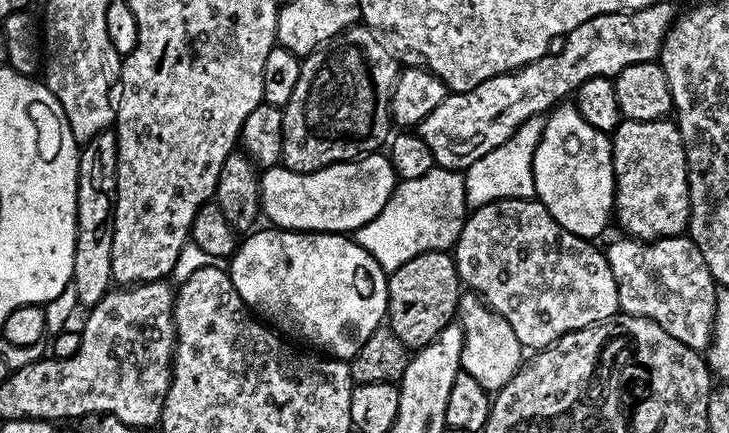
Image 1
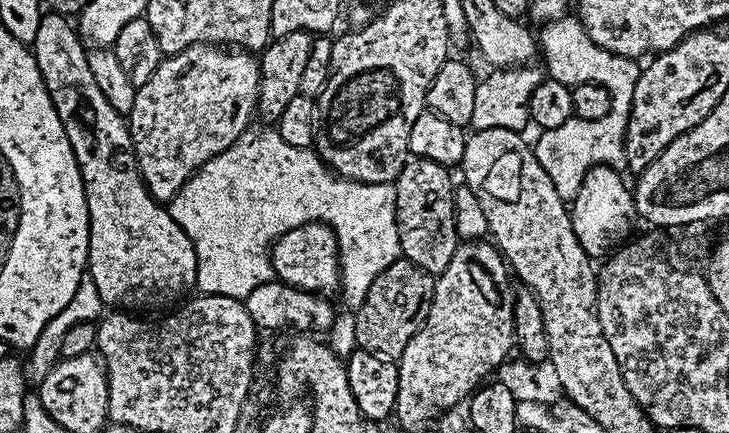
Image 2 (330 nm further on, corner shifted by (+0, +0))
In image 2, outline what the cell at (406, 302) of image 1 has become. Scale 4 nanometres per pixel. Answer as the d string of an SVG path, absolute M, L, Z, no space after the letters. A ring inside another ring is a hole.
M409 158L394 181L394 219L403 259L422 270L439 274L450 266L458 247L454 183L447 167L426 158Z

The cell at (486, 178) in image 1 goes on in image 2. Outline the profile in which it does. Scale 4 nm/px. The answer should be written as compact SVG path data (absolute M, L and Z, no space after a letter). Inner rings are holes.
M565 18L549 23L538 32L538 48L544 52L543 67L553 80L569 86L597 84L610 94L612 109L597 120L567 120L554 130L543 130L534 140L534 151L542 170L550 174L558 198L571 202L591 168L608 165L619 169L624 164L624 135L628 125L628 115L632 109L634 86L638 82L642 68L631 56L616 56L610 50L598 46L586 34L584 25L576 18Z

